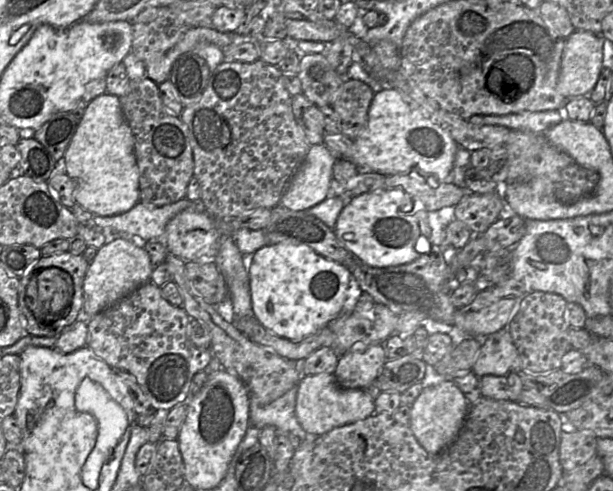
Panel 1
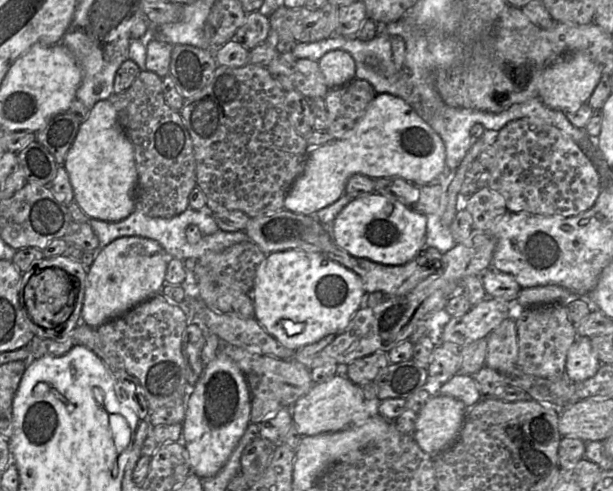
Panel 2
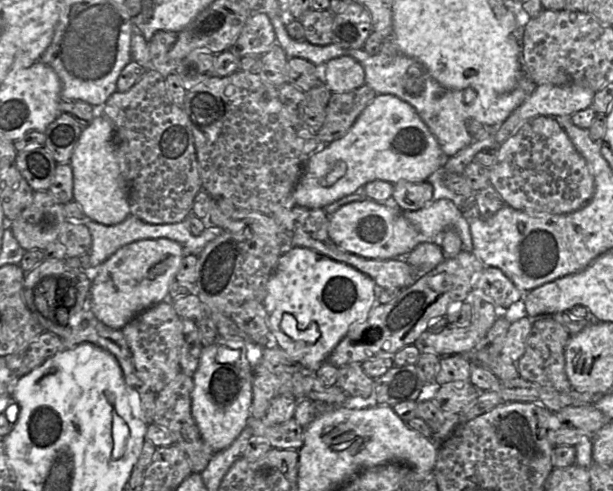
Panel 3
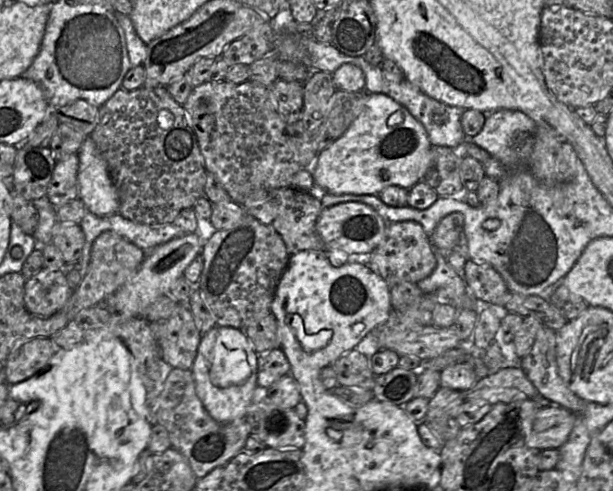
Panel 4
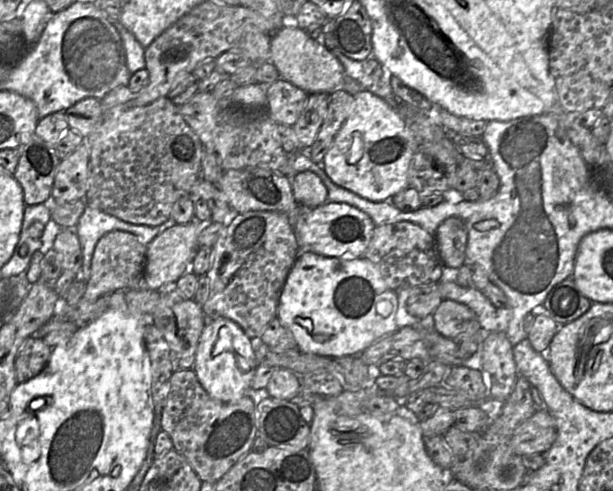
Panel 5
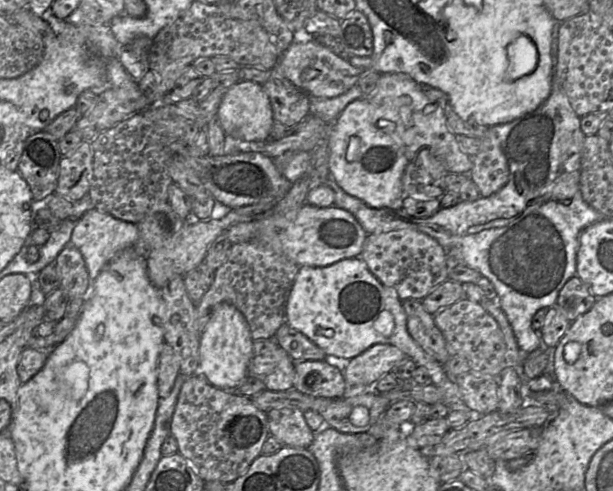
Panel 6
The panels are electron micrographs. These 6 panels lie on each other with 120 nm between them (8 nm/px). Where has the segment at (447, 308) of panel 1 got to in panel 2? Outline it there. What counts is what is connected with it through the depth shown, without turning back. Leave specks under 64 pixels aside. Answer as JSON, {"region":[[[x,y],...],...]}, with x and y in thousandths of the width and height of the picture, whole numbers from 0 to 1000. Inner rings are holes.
{"region":[[[529,458],[529,464],[530,468],[522,481],[524,515],[586,560],[599,597],[620,593],[633,605],[659,601],[687,572],[711,556],[721,542],[721,517],[708,503],[682,513],[672,530],[656,540],[625,540],[595,525],[576,523],[546,497],[540,481],[540,458]]]}

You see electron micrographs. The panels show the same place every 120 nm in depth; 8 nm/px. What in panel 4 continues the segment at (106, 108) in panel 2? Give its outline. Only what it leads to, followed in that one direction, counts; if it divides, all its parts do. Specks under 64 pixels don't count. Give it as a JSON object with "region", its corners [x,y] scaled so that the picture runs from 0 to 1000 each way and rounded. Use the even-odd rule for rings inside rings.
{"region":[[[139,279],[129,308],[127,403],[142,428],[173,442],[194,430],[192,391],[157,291]]]}

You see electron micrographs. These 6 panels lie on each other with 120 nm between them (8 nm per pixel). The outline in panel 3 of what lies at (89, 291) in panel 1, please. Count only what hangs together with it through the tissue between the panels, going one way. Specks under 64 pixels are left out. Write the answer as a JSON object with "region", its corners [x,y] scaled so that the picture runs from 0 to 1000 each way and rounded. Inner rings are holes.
{"region":[[[271,485],[235,487],[194,505],[158,548],[148,550],[148,585],[144,627],[173,664],[197,672],[219,646],[245,625],[274,611],[274,593],[302,519],[297,501]]]}

